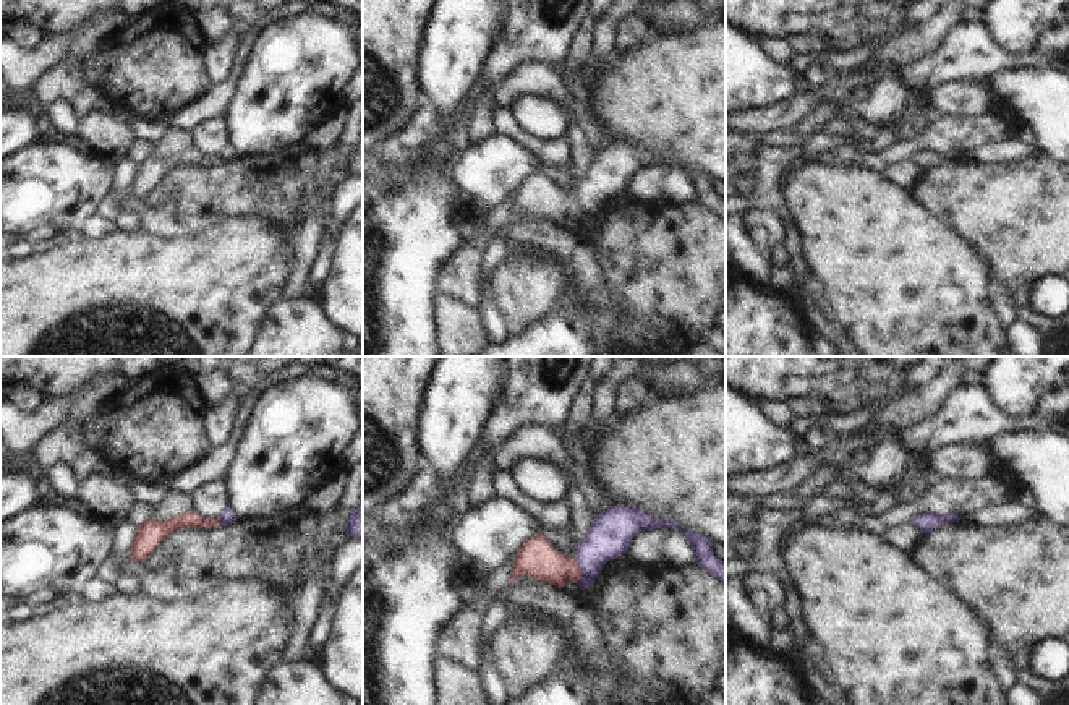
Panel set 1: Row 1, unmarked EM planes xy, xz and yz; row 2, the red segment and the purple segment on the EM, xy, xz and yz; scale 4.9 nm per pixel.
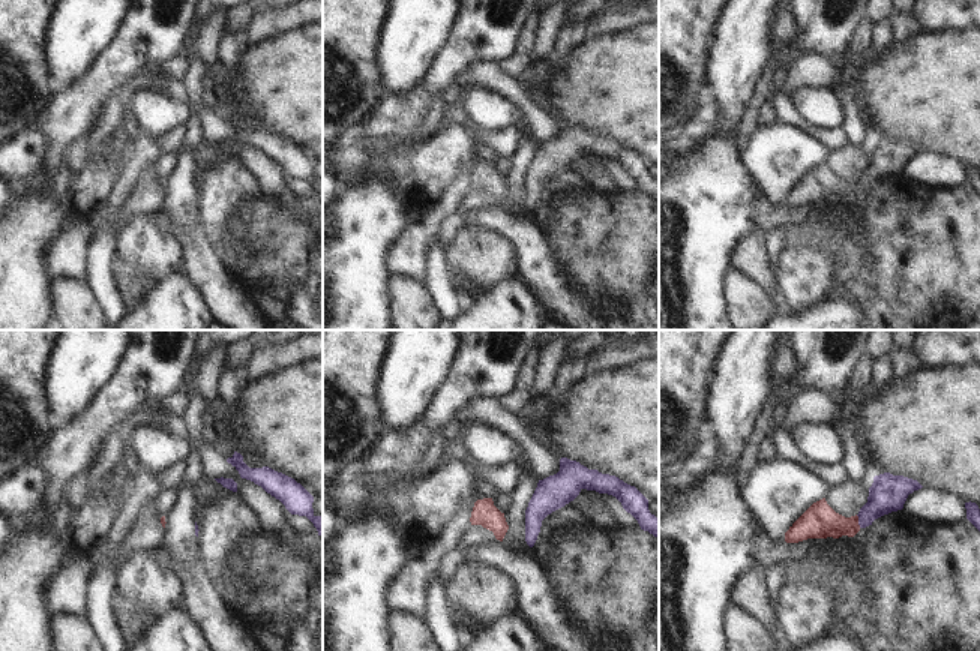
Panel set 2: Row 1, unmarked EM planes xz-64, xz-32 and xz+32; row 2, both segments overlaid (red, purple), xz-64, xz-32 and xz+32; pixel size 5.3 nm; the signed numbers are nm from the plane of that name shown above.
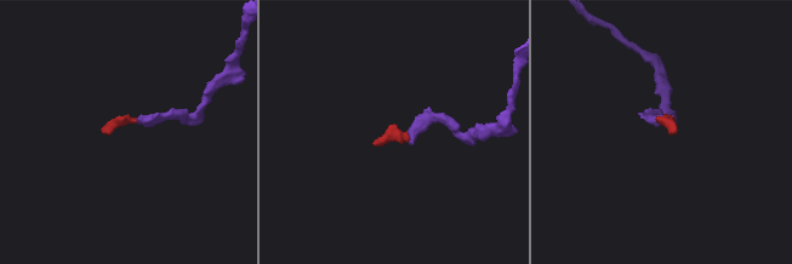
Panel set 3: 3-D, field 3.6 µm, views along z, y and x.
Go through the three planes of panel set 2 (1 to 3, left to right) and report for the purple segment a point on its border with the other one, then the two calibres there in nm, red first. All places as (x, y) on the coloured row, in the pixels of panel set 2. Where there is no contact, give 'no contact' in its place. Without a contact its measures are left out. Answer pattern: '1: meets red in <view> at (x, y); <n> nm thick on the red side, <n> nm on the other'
1: no contact
2: no contact
3: meets red in xz+32 at (857, 521); 190 nm thick on the red side, 200 nm on the other

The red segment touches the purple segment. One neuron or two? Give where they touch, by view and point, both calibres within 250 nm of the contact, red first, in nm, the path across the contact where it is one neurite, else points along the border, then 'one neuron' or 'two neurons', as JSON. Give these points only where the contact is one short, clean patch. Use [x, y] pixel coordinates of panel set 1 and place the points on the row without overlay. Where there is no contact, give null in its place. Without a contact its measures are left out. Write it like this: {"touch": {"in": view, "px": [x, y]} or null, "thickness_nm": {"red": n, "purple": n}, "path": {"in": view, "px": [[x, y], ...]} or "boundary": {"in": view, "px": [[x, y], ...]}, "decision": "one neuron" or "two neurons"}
{"touch": {"in": "xz", "px": [580, 208]}, "thickness_nm": {"red": 190, "purple": 220}, "path": {"in": "xz", "px": [[536, 195], [556, 206], [580, 208], [609, 174]]}, "decision": "one neuron"}

